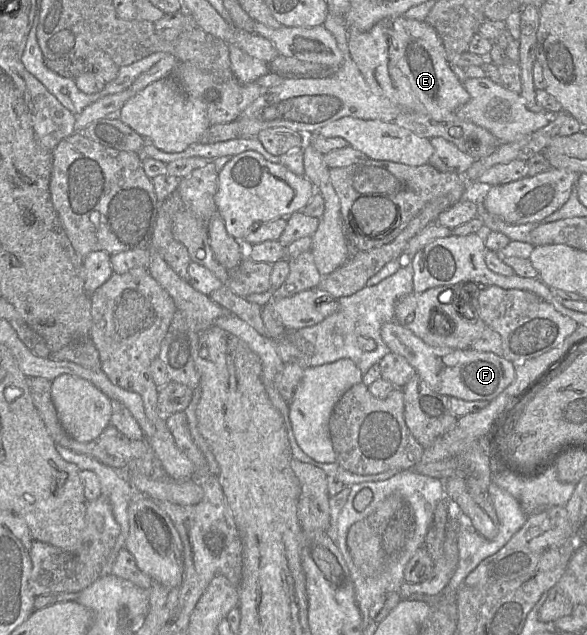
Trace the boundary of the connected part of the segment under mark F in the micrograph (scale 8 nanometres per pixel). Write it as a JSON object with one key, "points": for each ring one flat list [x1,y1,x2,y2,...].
{"points":[[396,320,382,326,381,337,391,352,404,357,433,391,444,396,490,402,515,380,515,365,504,357,471,348,460,350,430,346]]}

